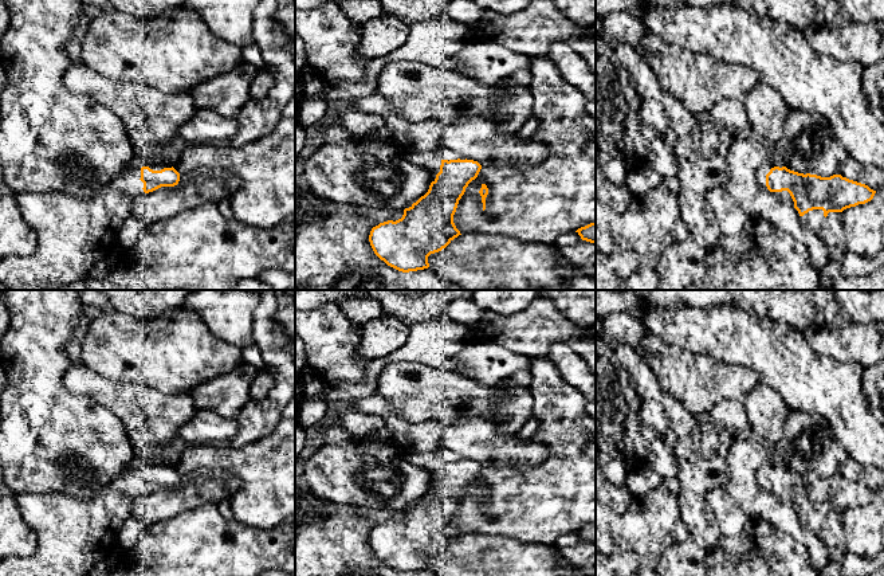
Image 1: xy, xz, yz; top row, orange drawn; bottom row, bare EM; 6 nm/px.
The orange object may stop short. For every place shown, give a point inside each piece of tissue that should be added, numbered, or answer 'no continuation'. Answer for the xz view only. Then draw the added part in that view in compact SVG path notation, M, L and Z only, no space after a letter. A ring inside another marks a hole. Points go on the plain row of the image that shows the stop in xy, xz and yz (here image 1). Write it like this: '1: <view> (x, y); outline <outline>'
1: xz (431, 461); outline M440 447L436 450L431 450L427 452L409 452L406 455L406 461L423 470L425 470L431 481L435 482L436 475L440 473L440 466L443 461L465 461L463 457L460 457L457 452Z

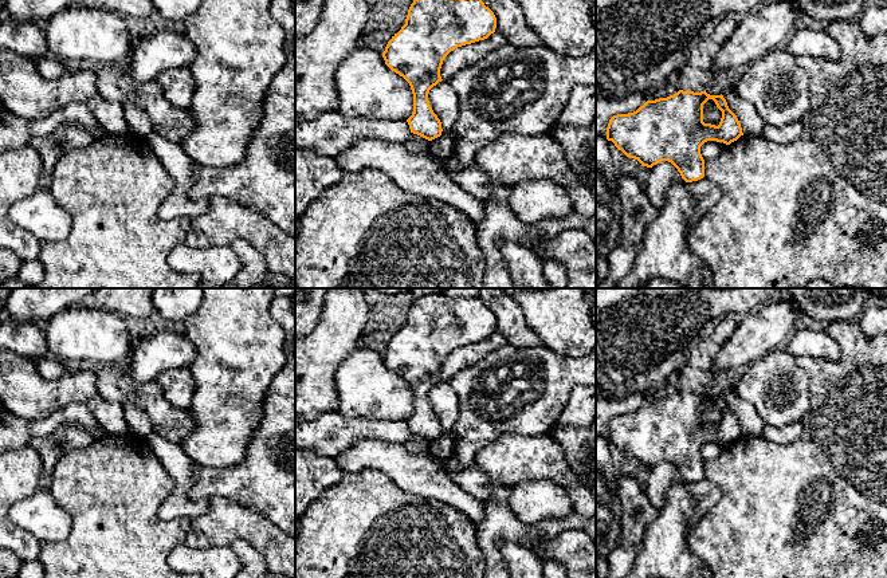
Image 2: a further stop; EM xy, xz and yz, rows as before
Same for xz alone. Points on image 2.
no continuation

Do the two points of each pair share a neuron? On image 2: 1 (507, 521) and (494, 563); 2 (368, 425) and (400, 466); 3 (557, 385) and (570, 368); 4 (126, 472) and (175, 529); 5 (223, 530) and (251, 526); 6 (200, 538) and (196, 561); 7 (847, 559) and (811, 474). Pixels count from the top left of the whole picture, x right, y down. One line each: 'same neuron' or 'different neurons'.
1: same neuron
2: different neurons
3: same neuron
4: same neuron
5: same neuron
6: different neurons
7: same neuron

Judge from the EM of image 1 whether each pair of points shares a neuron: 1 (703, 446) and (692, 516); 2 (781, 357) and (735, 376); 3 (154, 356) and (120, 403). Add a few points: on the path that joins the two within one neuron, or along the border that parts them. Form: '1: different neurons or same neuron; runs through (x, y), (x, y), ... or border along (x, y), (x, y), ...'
1: same neuron; runs through (700, 463), (692, 486), (692, 498)
2: different neurons; border along (722, 361), (747, 367), (759, 379)
3: different neurons; border along (103, 376), (112, 380), (145, 384), (164, 395)

